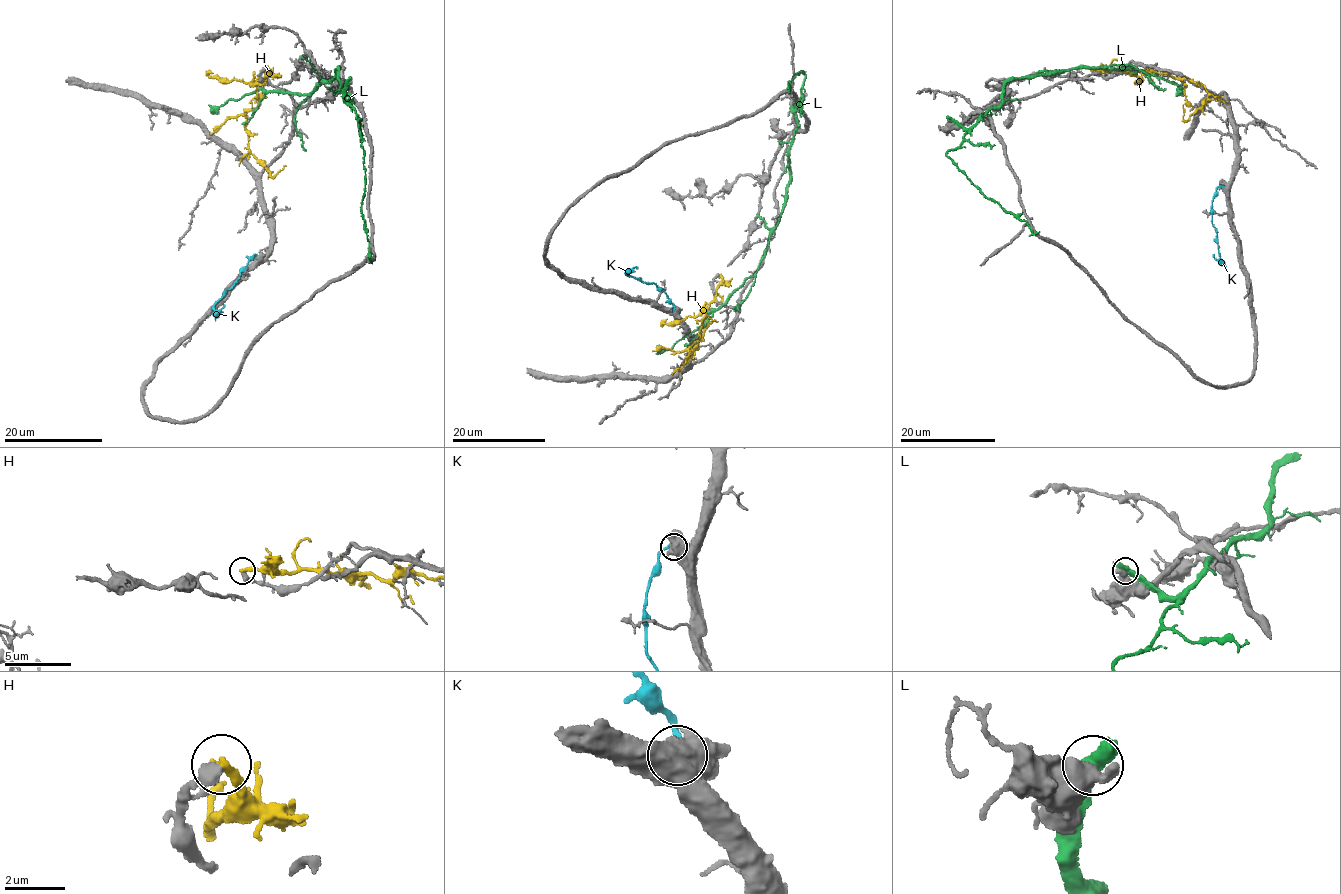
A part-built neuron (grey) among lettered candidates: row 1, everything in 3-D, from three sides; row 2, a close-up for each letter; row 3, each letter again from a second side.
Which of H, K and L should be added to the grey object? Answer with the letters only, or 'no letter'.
no letter

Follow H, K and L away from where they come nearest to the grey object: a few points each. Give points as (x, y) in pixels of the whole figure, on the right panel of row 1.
H: (1092, 71), (1165, 73), (1202, 84), (1209, 94), (1206, 104), (1186, 121), (1183, 104)
K: (1221, 185), (1213, 199), (1211, 218), (1220, 258), (1217, 259), (1212, 254)
L: (950, 119), (973, 126), (980, 115), (1002, 103), (1008, 81), (1080, 67), (1151, 71), (1180, 89)

